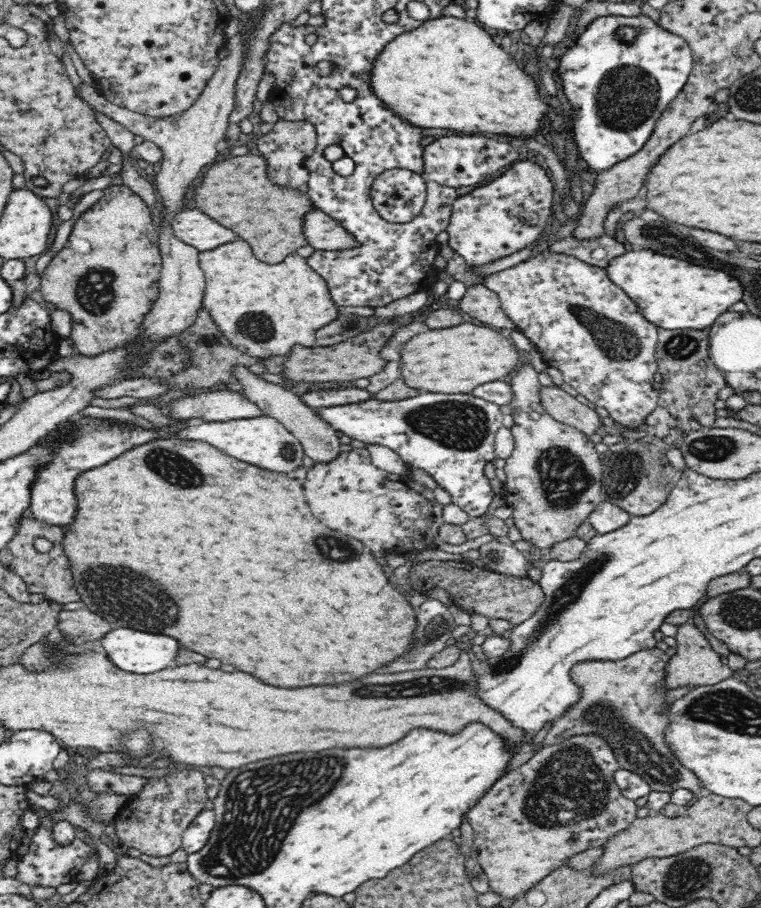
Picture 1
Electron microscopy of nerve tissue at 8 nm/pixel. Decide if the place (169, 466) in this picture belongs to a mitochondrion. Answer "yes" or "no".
yes

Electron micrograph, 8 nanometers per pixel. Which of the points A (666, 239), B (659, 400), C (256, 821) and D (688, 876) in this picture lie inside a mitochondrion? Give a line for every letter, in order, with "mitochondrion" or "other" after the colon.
A: mitochondrion
B: other
C: mitochondrion
D: mitochondrion

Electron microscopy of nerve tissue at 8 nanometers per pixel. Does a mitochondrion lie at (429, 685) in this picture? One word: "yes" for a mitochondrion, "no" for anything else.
yes

